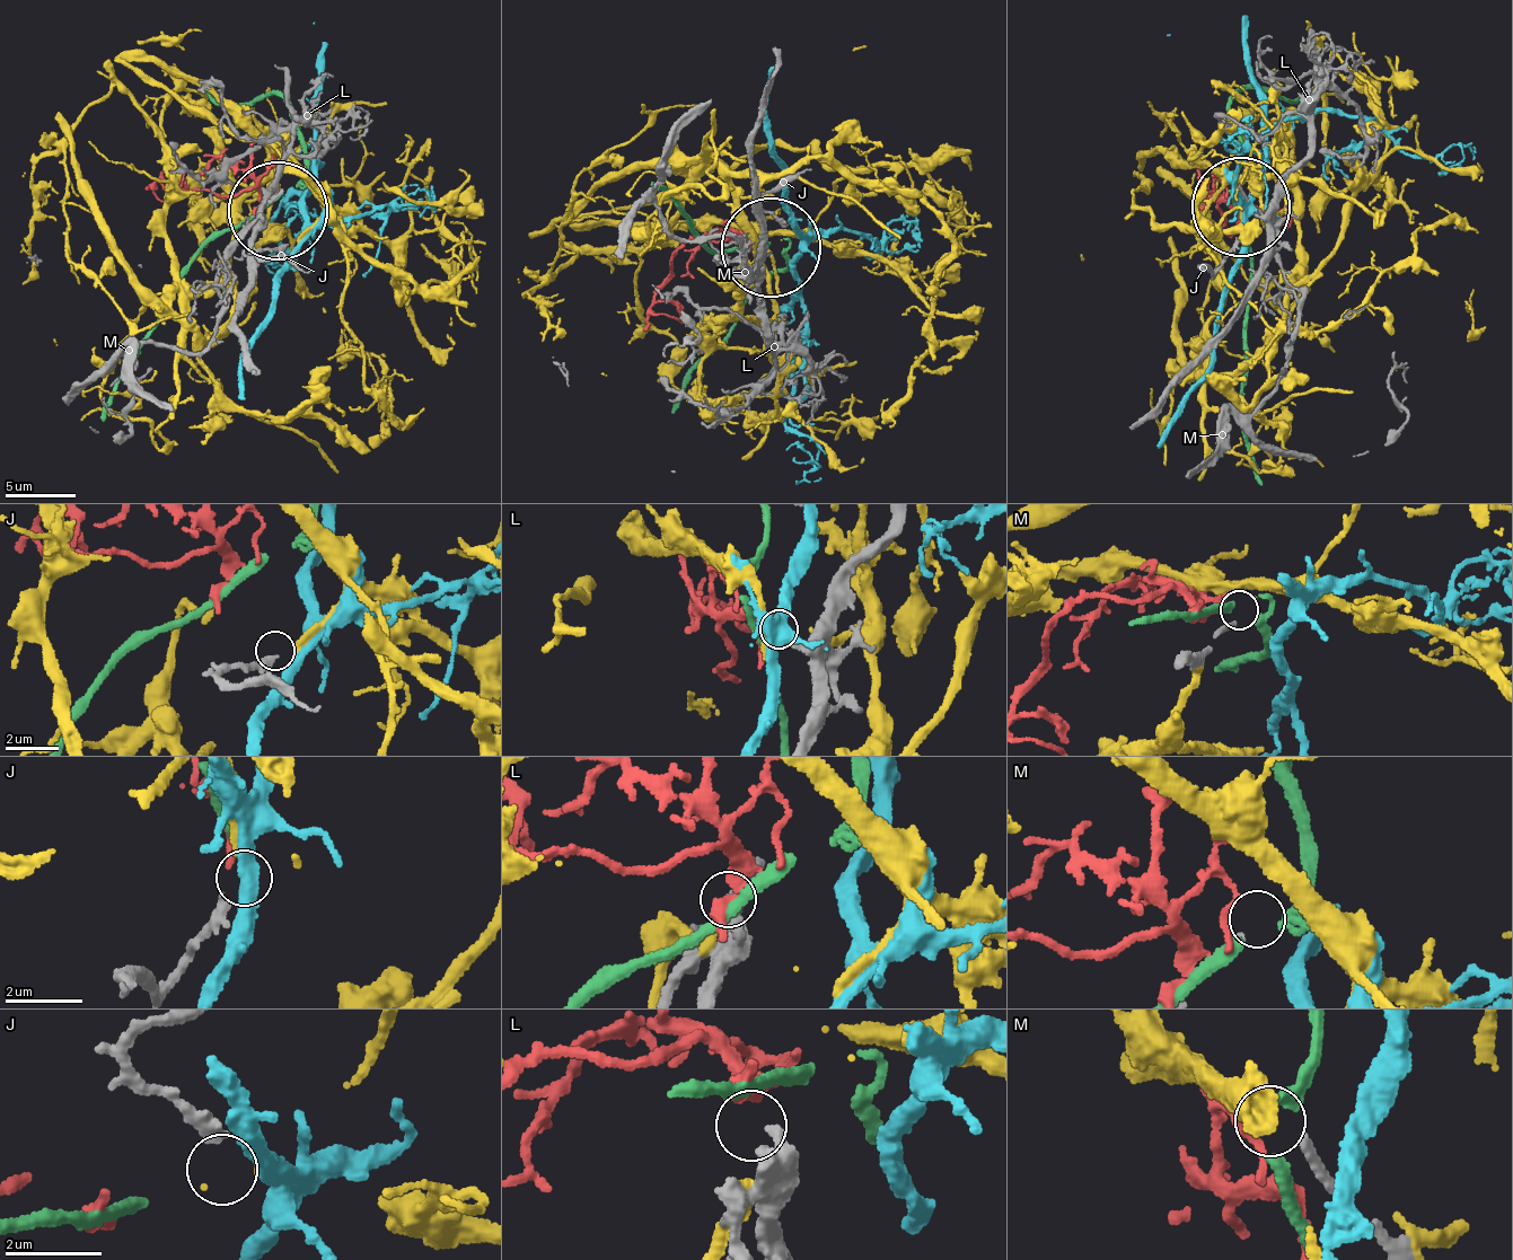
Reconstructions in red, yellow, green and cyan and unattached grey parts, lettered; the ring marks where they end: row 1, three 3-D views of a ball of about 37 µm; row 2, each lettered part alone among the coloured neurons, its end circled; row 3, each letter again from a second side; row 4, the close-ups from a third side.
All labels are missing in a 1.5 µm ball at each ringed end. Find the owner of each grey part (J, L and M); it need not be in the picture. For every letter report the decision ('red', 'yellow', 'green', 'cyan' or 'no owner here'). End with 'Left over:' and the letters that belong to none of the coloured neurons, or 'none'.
J: yellow
L: red
M: no owner here
Left over: M

